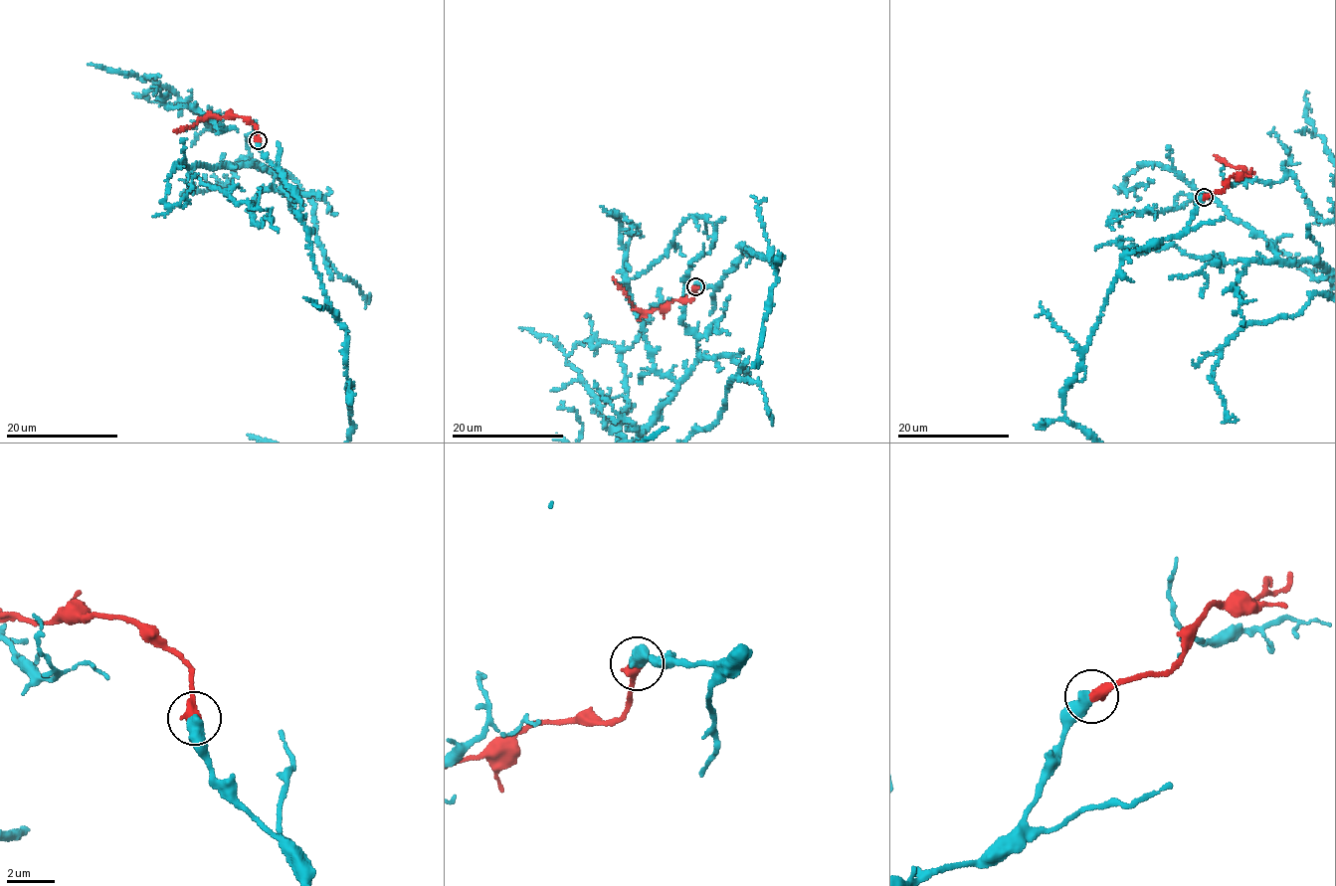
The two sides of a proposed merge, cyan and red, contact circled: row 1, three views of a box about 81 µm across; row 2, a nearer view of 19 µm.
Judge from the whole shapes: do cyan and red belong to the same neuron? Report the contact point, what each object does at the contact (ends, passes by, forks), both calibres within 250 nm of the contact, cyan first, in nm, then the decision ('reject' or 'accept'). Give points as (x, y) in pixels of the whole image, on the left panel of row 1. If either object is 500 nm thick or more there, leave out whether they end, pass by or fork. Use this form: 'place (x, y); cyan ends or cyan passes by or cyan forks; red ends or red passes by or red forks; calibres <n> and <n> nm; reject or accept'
place (258, 140); calibres 550 and 440 nm; accept

